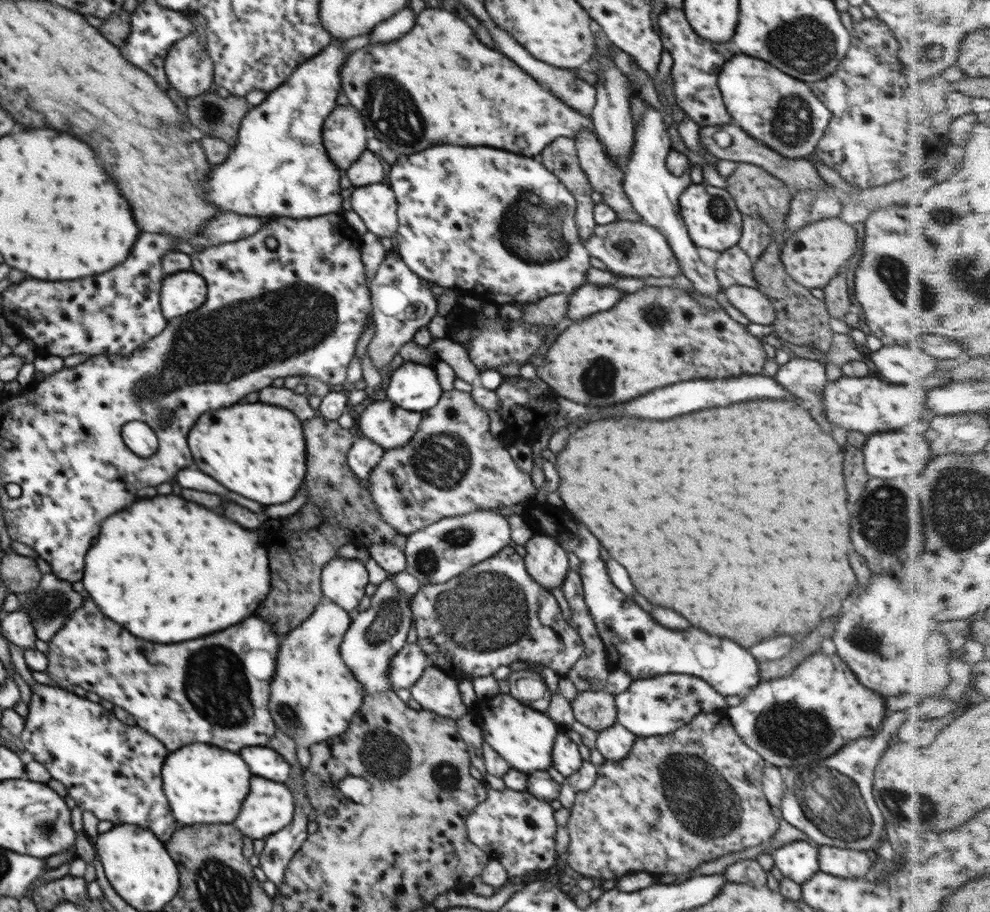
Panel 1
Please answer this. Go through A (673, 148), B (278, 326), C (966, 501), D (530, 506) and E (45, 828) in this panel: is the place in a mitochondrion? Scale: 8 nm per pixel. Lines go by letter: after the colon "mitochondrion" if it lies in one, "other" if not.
A: other
B: mitochondrion
C: mitochondrion
D: other
E: mitochondrion

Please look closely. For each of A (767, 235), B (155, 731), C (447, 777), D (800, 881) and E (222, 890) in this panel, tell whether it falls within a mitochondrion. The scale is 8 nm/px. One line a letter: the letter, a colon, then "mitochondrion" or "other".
A: other
B: other
C: mitochondrion
D: other
E: mitochondrion

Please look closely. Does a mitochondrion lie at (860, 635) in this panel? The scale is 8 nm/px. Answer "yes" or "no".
yes

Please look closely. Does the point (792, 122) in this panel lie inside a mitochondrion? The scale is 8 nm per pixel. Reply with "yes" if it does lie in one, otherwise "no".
yes

